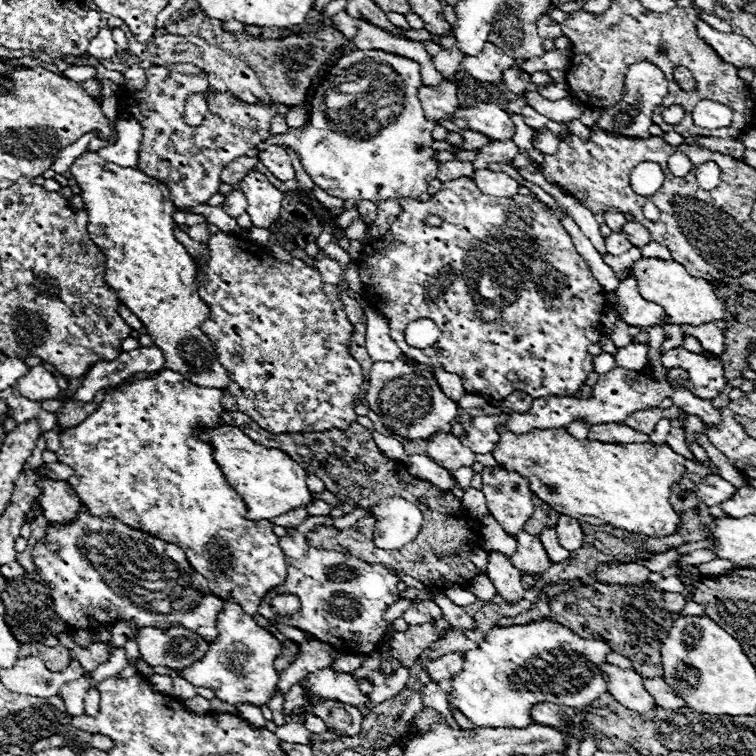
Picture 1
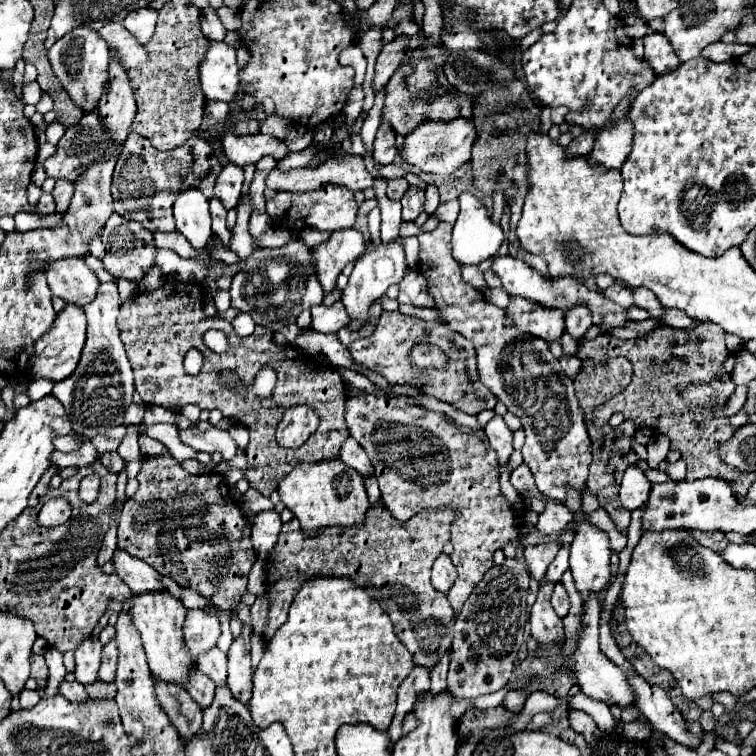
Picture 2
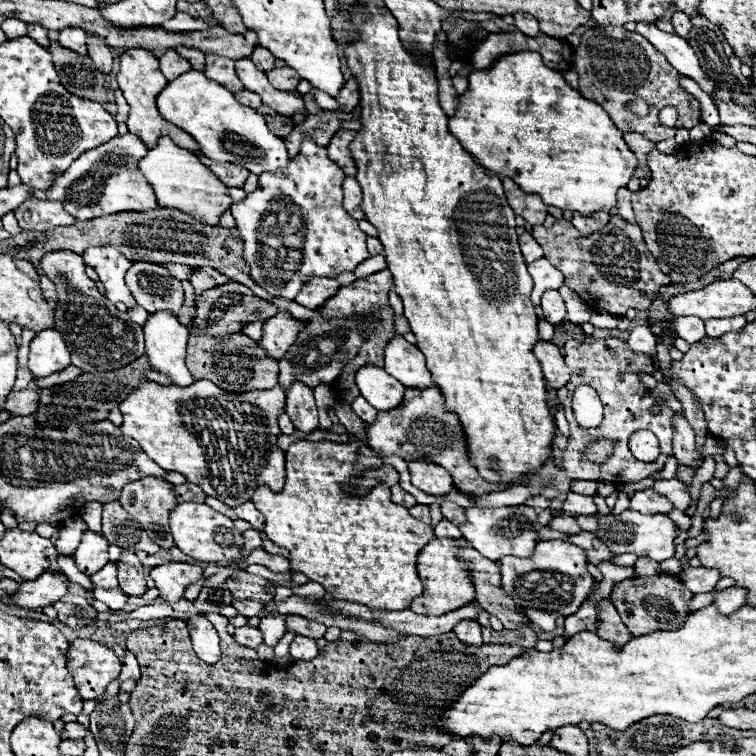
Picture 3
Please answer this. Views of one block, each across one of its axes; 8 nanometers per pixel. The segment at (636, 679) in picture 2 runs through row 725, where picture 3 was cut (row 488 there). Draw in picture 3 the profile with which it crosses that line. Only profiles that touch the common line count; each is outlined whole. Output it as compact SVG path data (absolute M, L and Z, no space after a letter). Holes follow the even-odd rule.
M678 478L656 480L652 490L660 492L660 496L668 498L674 504L674 508L678 508L678 510L686 510L692 504L692 498L690 498L690 492L688 492L686 484L682 484Z

